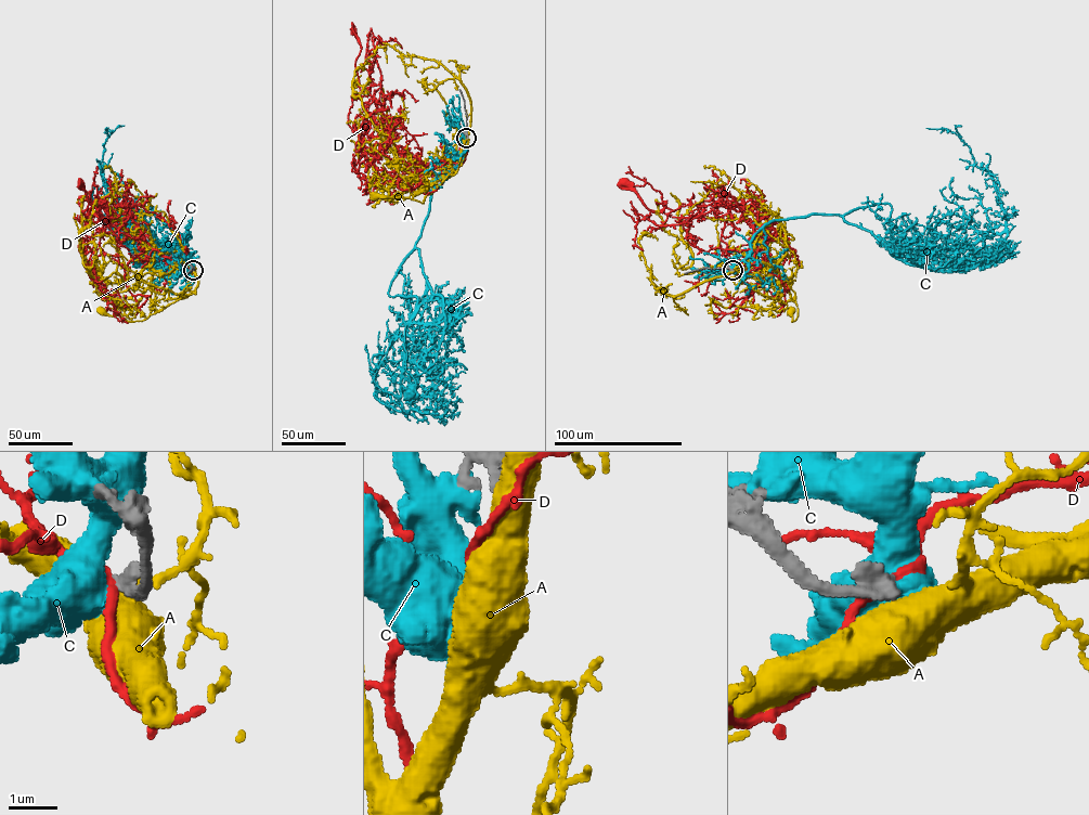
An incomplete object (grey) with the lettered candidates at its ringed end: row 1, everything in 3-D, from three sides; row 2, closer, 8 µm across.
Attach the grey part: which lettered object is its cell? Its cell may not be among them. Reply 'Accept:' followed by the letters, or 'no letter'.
Accept: no letter

